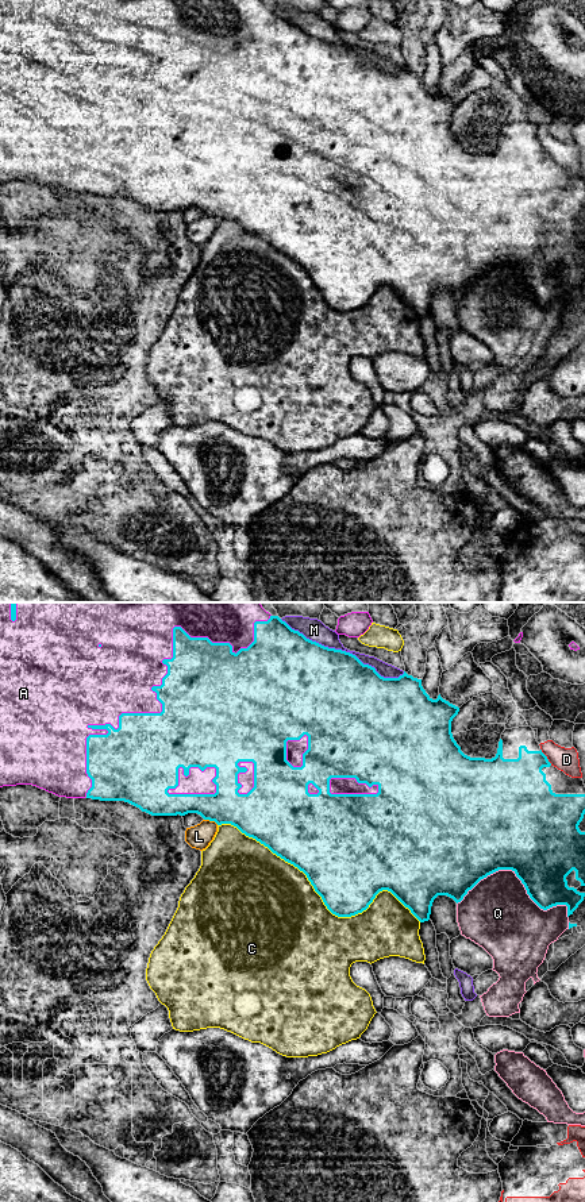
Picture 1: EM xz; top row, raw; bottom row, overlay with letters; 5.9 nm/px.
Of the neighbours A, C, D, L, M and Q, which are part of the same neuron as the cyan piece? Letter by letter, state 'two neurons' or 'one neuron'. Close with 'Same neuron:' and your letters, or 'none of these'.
A: two neurons
C: two neurons
D: two neurons
L: two neurons
M: two neurons
Q: two neurons
Same neuron: none of these

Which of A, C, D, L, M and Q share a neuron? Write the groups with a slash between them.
A / C / D / L / M / Q

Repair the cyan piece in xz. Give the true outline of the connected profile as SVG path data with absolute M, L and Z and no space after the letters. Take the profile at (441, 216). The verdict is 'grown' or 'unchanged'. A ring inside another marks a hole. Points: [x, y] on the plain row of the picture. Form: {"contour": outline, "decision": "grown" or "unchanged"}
{"contour": "M270 11L268 16L254 18L254 36L236 49L230 38L212 38L208 32L190 32L181 22L173 23L173 53L163 54L168 69L162 73L161 81L153 81L157 95L162 99L161 108L122 108L119 123L111 119L88 120L92 124L107 124L107 130L89 130L86 132L86 169L92 174L92 182L86 193L100 196L124 196L151 211L185 211L197 208L204 215L215 216L218 220L231 219L242 228L255 234L273 249L303 266L315 286L322 292L327 304L338 312L351 312L369 303L376 290L390 286L411 308L420 316L428 316L431 301L438 290L447 290L457 298L463 294L481 274L499 265L512 265L524 280L530 293L543 305L557 300L567 301L567 312L584 296L585 288L577 284L585 281L585 227L578 220L585 209L585 180L582 173L571 173L554 162L542 147L531 122L505 124L499 136L497 149L492 154L470 153L461 146L453 132L451 116L459 103L443 95L440 89L432 95L422 81L422 74L408 70L405 66L399 73L384 73L374 62L363 59L355 50L324 42L307 34L299 26L292 24L278 11ZM308 131L308 145L303 149L303 161L293 162L286 155L286 136L300 135ZM239 157L254 158L254 182L247 189L239 189L242 180L238 169L246 167ZM190 162L204 166L207 162L216 163L212 177L216 180L215 189L169 189L169 184L178 181L178 163L189 170ZM331 173L355 173L358 178L369 182L378 181L377 189L331 189Z", "decision": "grown"}

